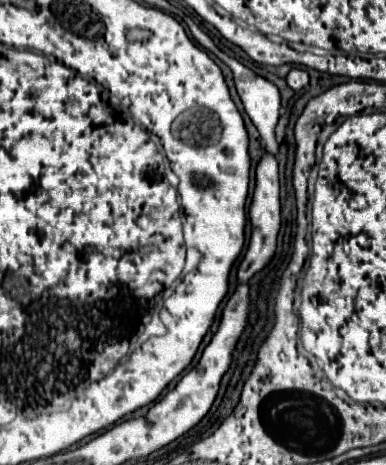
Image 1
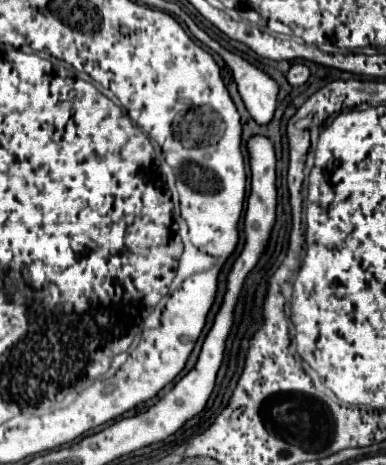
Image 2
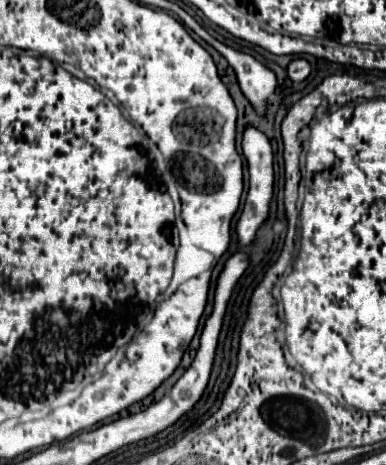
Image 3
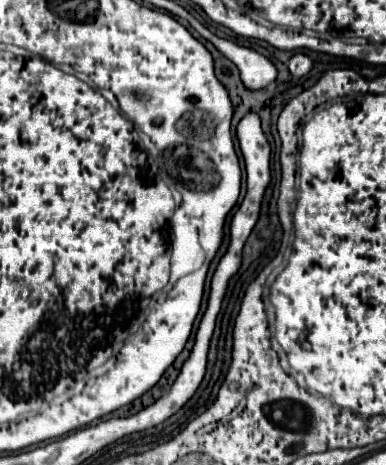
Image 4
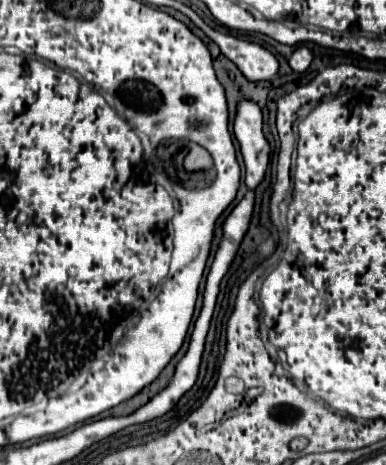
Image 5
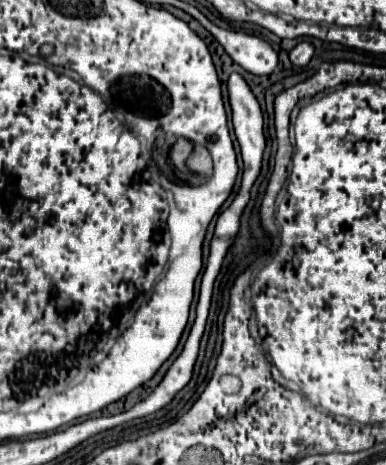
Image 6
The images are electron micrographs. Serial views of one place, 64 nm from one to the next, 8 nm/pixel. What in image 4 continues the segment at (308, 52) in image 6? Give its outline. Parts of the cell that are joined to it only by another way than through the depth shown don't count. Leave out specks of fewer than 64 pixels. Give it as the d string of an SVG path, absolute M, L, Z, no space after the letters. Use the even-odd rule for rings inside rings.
M298 52L298 54L294 54L292 58L290 58L290 62L288 62L288 68L290 68L290 72L292 72L292 76L296 76L296 78L300 78L300 76L304 76L308 70L310 70L310 66L312 66L312 62L310 62L310 58L306 56L306 54L302 54L302 52Z

